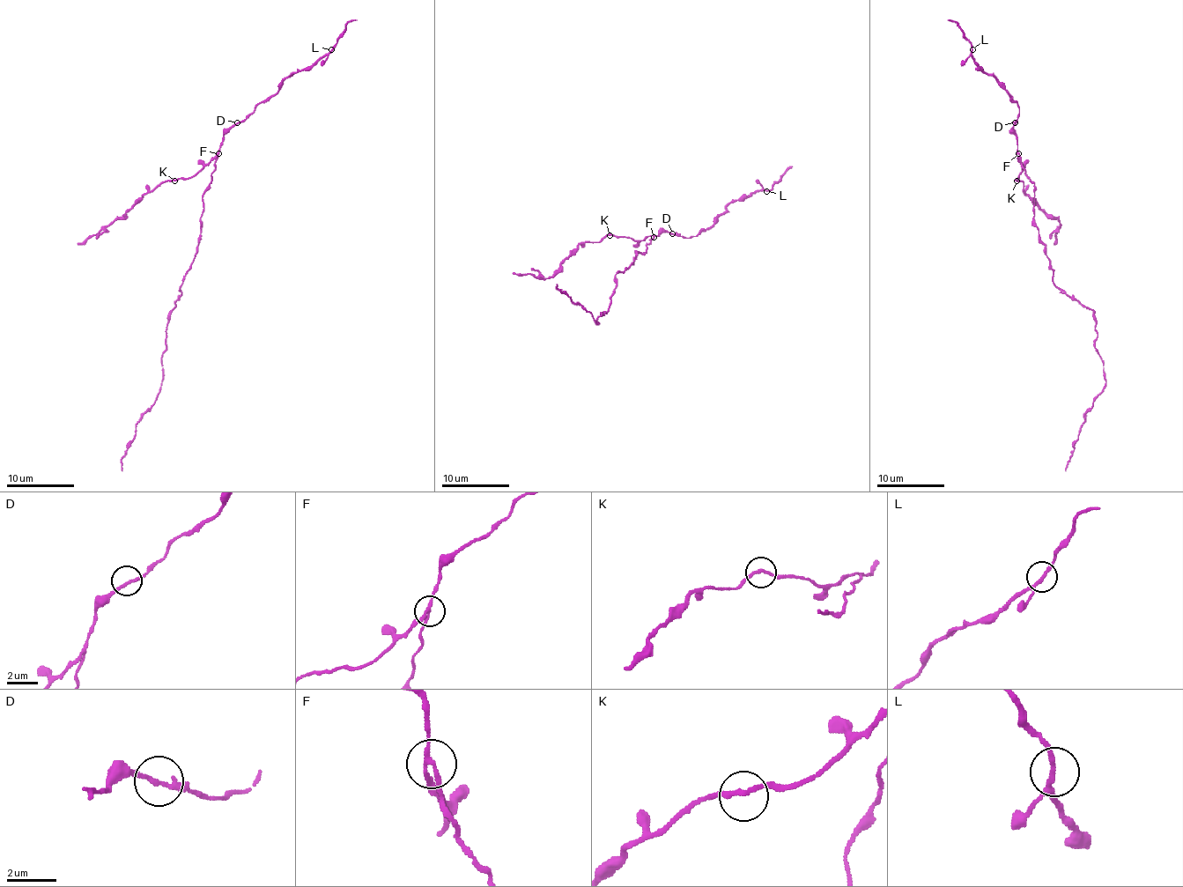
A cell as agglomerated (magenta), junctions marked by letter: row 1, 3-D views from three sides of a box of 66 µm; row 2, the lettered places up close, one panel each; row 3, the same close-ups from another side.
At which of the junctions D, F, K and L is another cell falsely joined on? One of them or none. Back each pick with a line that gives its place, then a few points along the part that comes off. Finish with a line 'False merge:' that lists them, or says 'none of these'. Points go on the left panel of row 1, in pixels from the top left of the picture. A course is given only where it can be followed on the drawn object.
F: at (218, 153); foreign part runs (218, 154), (202, 198), (196, 254), (166, 332), (161, 388), (136, 425), (136, 435), (121, 461), (122, 470)
False merge: F

